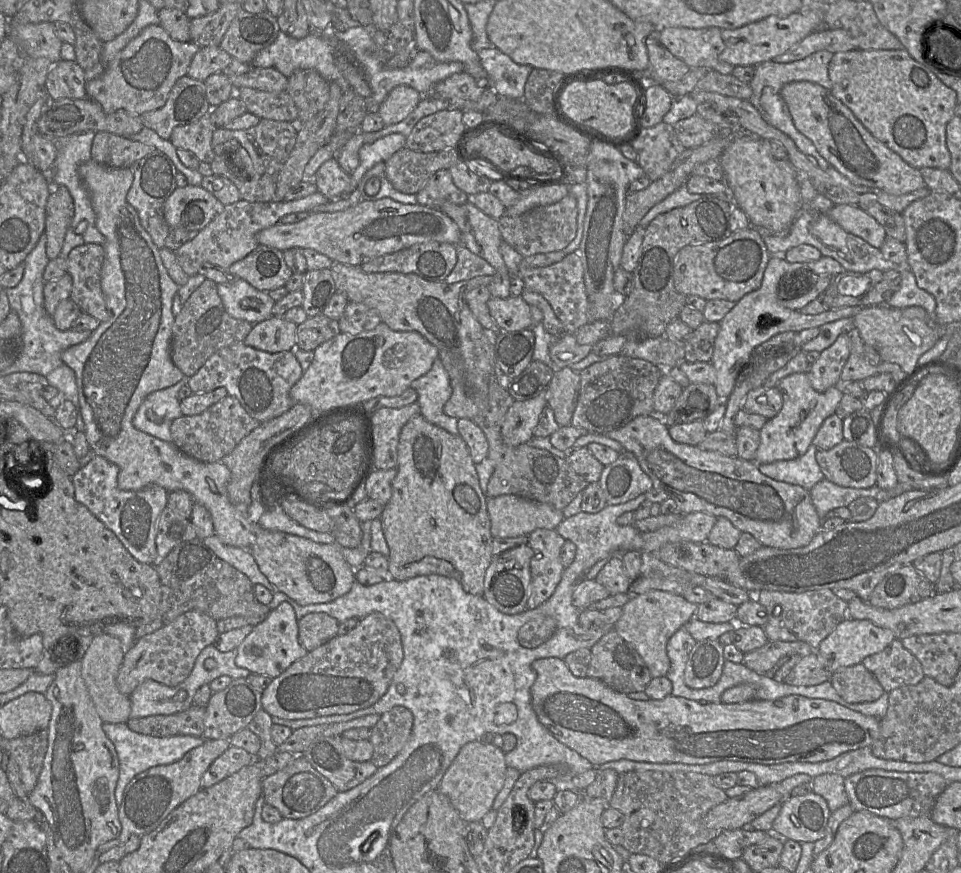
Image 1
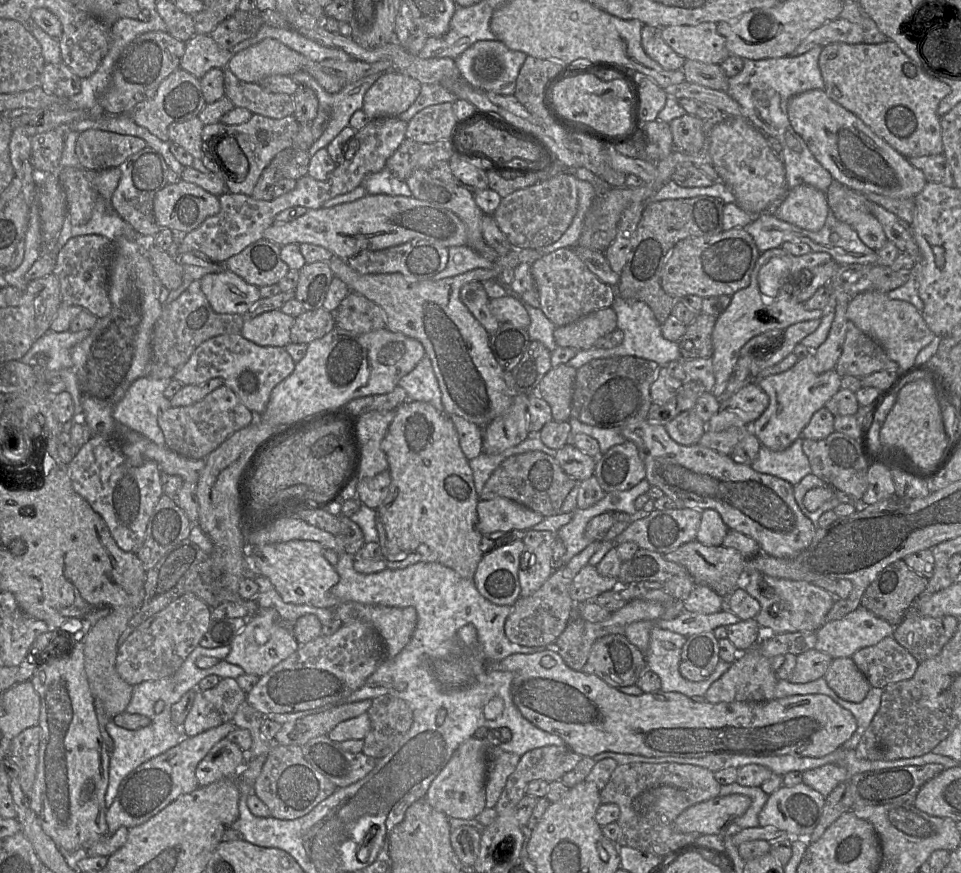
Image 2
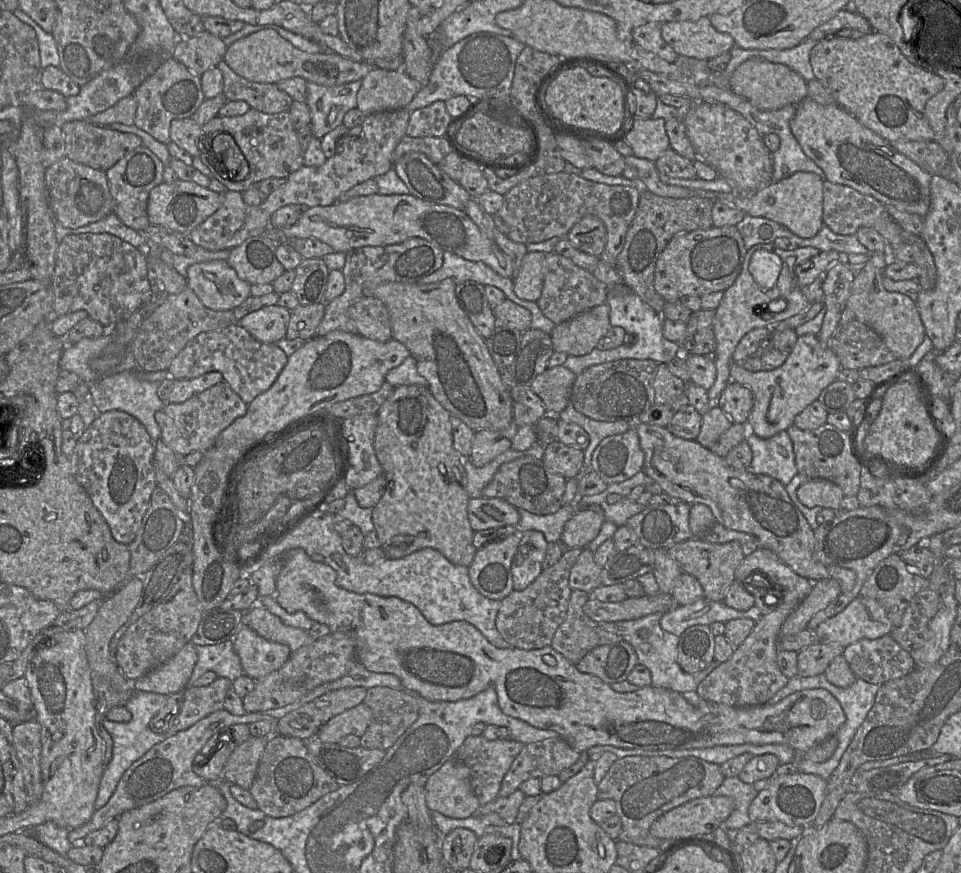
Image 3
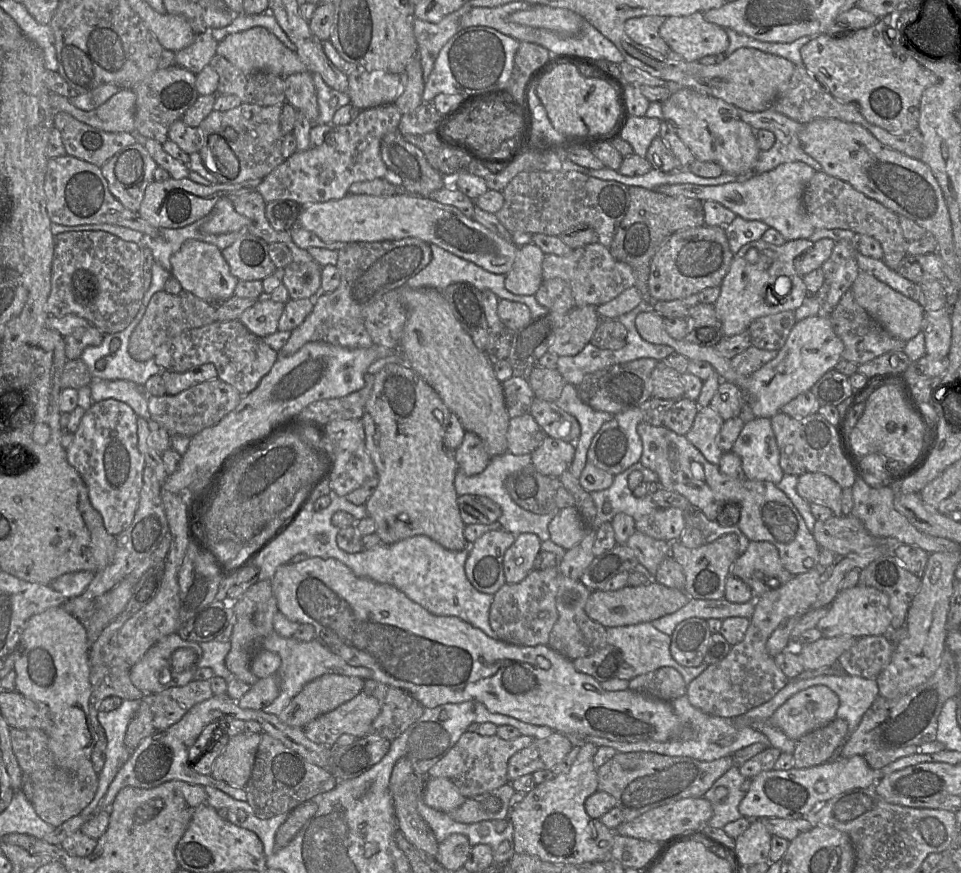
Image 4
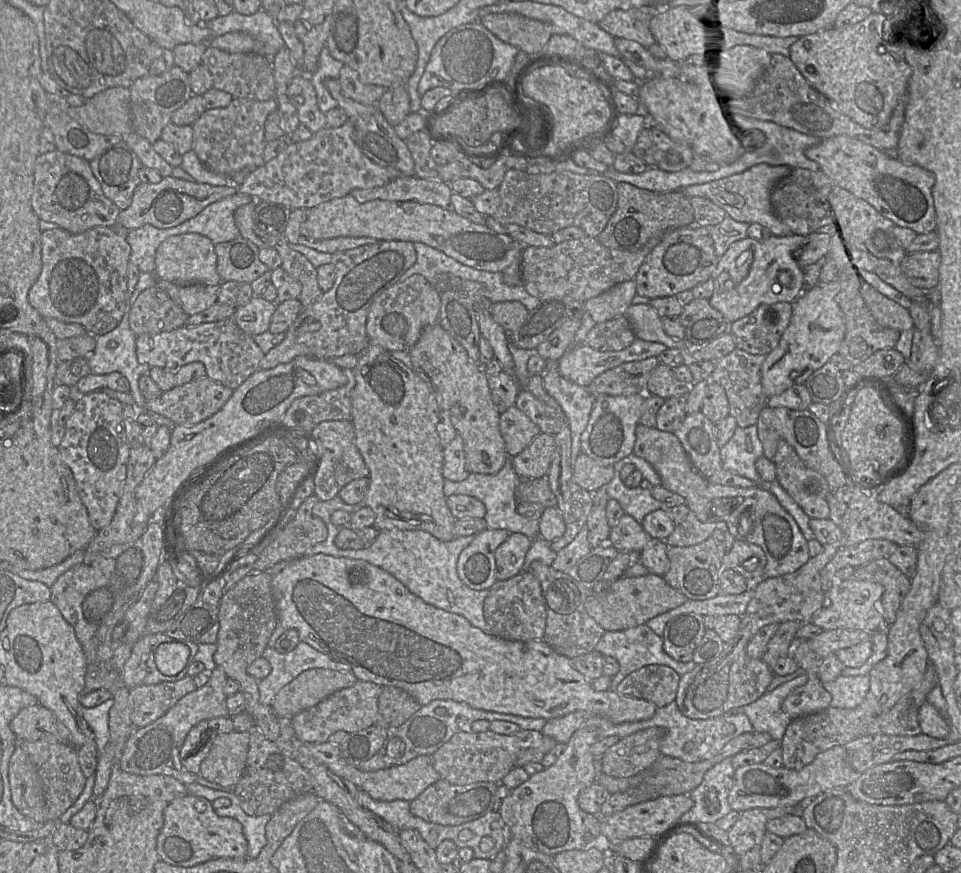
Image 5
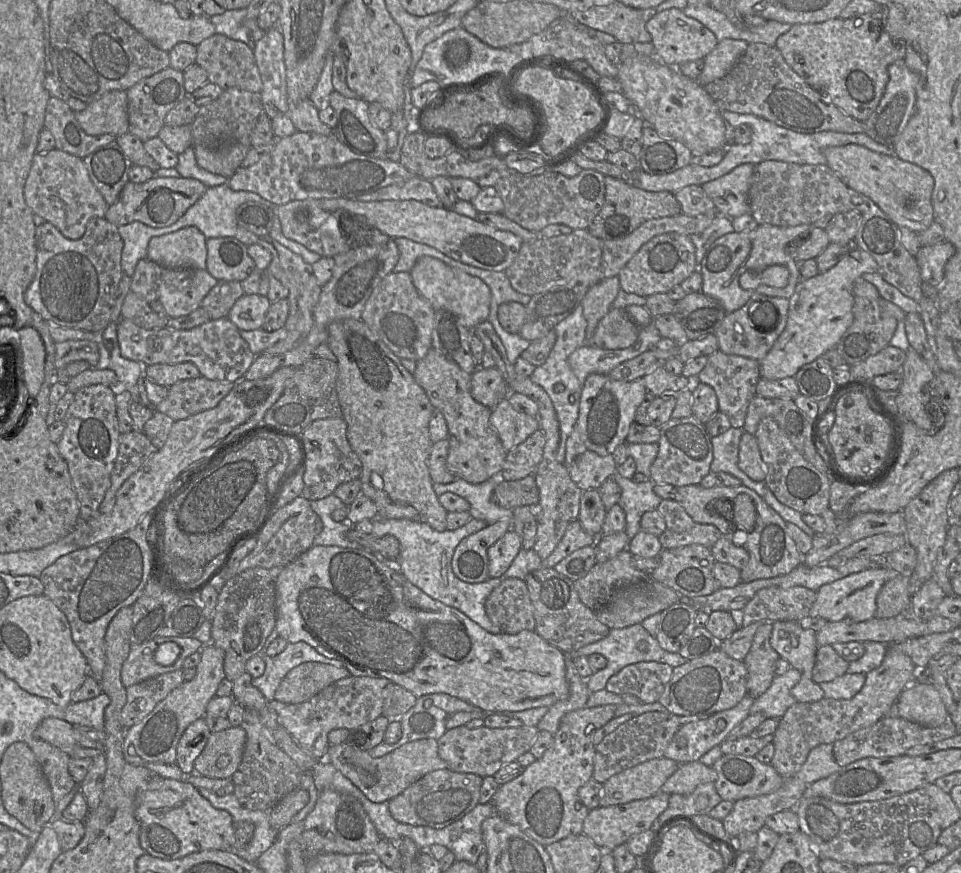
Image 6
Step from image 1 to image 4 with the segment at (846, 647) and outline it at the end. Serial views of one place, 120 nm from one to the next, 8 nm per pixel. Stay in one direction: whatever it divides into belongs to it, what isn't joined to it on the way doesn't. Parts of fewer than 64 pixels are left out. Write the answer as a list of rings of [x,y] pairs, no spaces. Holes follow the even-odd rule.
[[[854,586],[840,590],[829,605],[828,613],[819,620],[816,629],[822,637],[851,636],[881,636],[890,631],[890,614],[888,596],[873,587]]]

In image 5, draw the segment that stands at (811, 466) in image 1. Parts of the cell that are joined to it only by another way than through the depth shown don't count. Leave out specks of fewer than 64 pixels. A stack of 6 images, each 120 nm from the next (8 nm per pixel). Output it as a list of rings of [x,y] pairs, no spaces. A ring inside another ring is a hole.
[[[756,425],[738,426],[731,439],[720,447],[722,468],[753,481],[759,488],[769,490],[769,482],[762,480],[755,467],[756,460],[763,455]]]

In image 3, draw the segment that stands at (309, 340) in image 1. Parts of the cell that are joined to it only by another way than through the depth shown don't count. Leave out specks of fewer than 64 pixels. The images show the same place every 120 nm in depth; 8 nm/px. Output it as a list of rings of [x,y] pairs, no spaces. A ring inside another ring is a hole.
[[[323,303],[299,305],[290,310],[290,320],[287,326],[286,338],[308,341],[316,337],[317,327],[325,311]]]

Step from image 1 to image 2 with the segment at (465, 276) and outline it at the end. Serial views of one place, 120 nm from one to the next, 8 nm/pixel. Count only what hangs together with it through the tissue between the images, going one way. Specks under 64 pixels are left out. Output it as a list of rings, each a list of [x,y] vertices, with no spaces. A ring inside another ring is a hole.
[[[468,245],[451,246],[446,268],[434,275],[430,280],[441,280],[463,274],[476,268],[492,268],[493,261],[483,257]]]

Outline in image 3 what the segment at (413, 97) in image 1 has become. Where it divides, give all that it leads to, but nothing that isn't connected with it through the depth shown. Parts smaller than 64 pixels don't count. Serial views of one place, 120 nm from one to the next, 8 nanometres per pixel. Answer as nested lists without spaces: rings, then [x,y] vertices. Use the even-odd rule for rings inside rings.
[[[373,67],[361,79],[357,108],[365,115],[406,108],[423,85],[403,70]]]

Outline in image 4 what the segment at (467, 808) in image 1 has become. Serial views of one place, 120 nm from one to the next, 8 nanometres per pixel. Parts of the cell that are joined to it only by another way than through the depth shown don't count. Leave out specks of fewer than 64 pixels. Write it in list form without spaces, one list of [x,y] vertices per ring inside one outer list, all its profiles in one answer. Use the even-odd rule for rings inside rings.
[[[427,778],[422,802],[428,807],[449,813],[460,807],[465,800],[466,798],[448,778]]]

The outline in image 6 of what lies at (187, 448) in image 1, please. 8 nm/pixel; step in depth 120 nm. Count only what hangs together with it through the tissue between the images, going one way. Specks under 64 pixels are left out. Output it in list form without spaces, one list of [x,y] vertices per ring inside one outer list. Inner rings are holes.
[[[203,376],[176,382],[168,388],[167,397],[153,407],[173,421],[216,407],[233,388],[234,383],[210,380]]]

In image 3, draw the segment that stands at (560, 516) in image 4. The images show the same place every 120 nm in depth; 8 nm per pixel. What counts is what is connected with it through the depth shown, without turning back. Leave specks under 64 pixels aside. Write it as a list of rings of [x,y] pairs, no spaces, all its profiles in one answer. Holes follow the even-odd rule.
[[[599,505],[580,509],[565,524],[560,541],[569,548],[585,548],[597,537],[605,520]]]

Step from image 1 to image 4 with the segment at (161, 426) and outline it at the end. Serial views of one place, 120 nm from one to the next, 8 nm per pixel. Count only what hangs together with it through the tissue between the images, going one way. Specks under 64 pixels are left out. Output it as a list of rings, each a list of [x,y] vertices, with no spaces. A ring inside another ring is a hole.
[[[93,379],[89,384],[93,402],[115,399],[127,404],[137,417],[150,420],[148,394],[143,385],[127,380]]]

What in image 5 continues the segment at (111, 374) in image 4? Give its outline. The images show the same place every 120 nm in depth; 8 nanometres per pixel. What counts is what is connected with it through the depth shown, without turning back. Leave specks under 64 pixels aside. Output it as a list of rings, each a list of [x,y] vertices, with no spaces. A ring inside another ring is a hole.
[[[127,311],[125,312],[119,325],[112,331],[103,334],[101,336],[95,336],[95,337],[96,337],[95,350],[89,356],[84,357],[88,361],[91,373],[98,375],[109,374],[112,372],[121,373],[124,377],[126,377],[126,379],[129,382],[130,394],[134,399],[134,403],[137,409],[142,410],[142,412],[147,412],[147,414],[151,416],[151,418],[155,421],[155,423],[158,426],[164,425],[167,426],[169,429],[173,429],[175,426],[174,422],[160,414],[150,411],[146,407],[147,400],[141,394],[139,388],[139,379],[142,375],[148,374],[150,368],[152,367],[150,367],[148,364],[140,364],[137,360],[136,344],[135,344],[136,335],[131,330],[129,325],[129,313],[127,313]],[[111,341],[114,341],[116,343],[115,348],[109,347],[109,342]]]

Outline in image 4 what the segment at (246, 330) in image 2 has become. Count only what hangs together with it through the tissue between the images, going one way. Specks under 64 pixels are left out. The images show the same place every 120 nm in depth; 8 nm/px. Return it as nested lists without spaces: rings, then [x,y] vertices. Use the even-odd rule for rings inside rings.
[[[261,297],[253,306],[245,310],[238,320],[252,334],[264,338],[278,331],[278,322],[284,305],[271,300],[270,297]]]

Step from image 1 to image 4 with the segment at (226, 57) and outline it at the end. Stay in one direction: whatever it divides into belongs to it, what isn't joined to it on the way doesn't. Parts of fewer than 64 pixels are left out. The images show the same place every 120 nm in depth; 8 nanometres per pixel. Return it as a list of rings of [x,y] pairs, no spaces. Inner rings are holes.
[[[209,32],[197,35],[191,45],[175,52],[176,64],[196,75],[217,54],[218,43]]]

